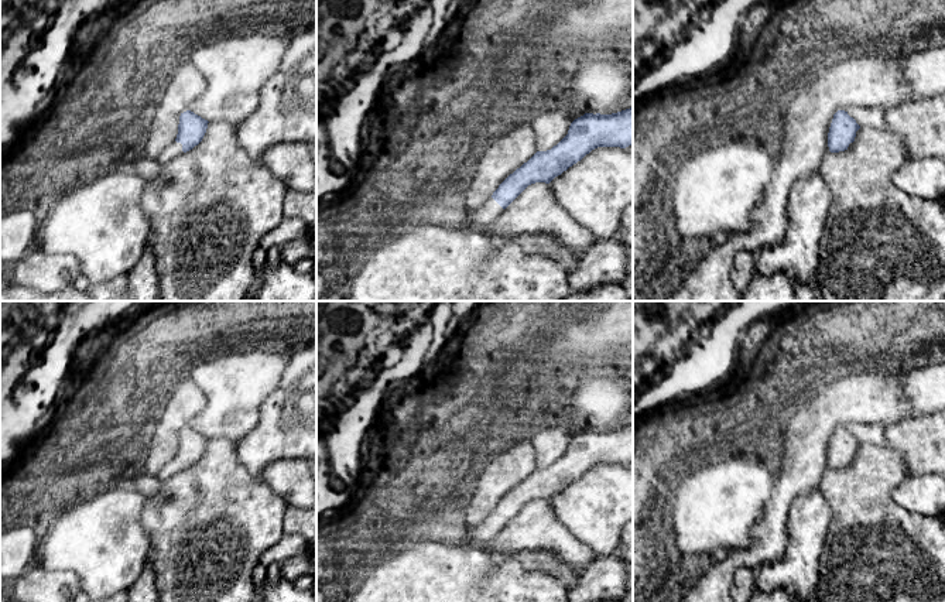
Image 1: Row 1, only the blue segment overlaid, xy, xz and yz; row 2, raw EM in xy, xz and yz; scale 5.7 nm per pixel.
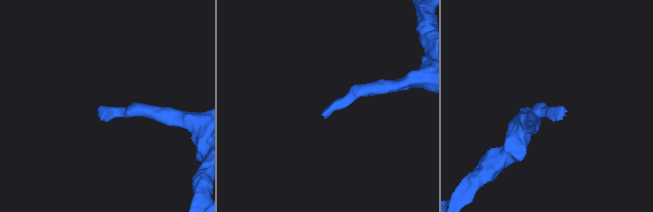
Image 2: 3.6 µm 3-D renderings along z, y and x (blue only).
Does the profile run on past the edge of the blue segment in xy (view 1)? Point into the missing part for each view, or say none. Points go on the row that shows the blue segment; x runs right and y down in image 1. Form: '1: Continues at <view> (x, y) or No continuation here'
1: Continues at xy (175, 149)

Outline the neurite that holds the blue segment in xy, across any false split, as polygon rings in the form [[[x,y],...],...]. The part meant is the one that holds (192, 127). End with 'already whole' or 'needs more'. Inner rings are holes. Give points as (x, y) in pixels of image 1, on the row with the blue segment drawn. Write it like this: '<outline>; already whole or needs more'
[[[191,110],[181,113],[177,138],[161,153],[157,161],[164,165],[179,154],[192,150],[202,141],[208,129],[208,123],[208,120],[202,119]]]; needs more

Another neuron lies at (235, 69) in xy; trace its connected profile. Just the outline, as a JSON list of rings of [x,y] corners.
[[[263,34],[201,47],[192,64],[208,86],[189,110],[208,122],[243,123],[257,109],[260,89],[278,71],[287,48],[288,40]]]

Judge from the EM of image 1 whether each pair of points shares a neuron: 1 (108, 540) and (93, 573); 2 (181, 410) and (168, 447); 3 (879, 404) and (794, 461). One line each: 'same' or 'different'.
1: same
2: same
3: same

